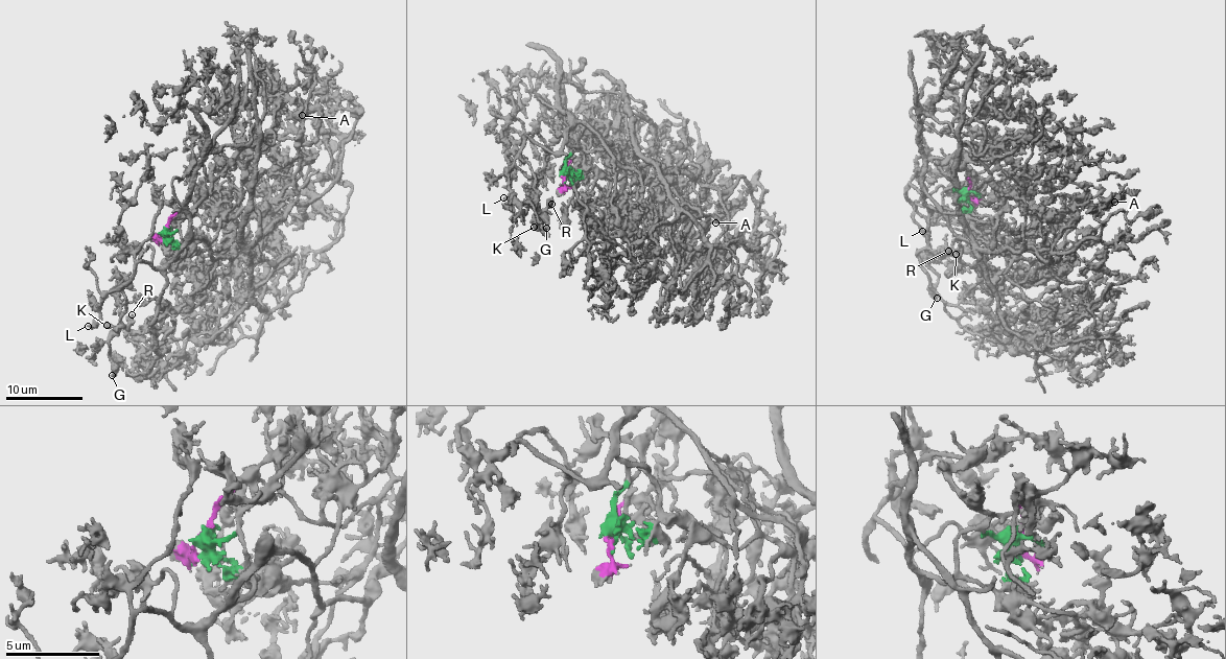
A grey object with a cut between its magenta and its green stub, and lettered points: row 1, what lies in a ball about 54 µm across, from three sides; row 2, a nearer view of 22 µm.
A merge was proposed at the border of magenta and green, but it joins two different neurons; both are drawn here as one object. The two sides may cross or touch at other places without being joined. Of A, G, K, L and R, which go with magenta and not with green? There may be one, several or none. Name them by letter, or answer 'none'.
A

